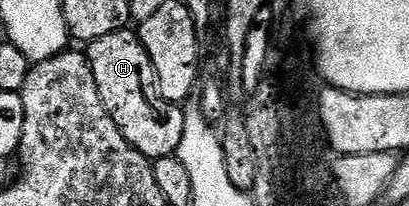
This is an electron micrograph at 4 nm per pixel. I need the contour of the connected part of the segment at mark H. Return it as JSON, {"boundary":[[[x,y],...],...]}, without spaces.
{"boundary":[[[131,29],[114,31],[109,37],[86,44],[85,54],[93,69],[93,81],[97,81],[101,101],[117,129],[121,129],[125,141],[152,161],[175,155],[181,145],[181,133],[185,133],[184,108],[161,97],[153,61],[149,61],[149,53],[145,53],[145,45],[141,45],[138,34]]]}

